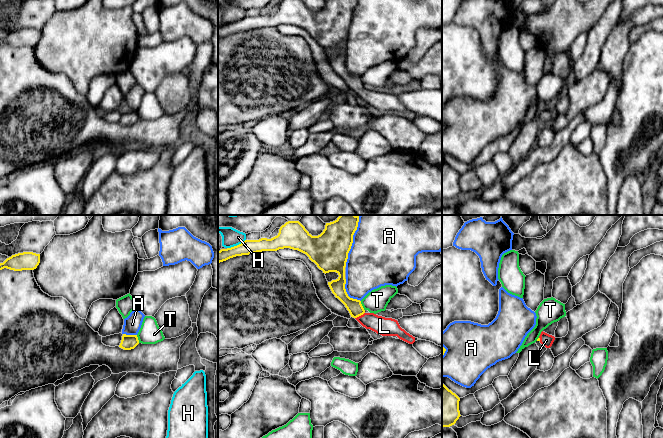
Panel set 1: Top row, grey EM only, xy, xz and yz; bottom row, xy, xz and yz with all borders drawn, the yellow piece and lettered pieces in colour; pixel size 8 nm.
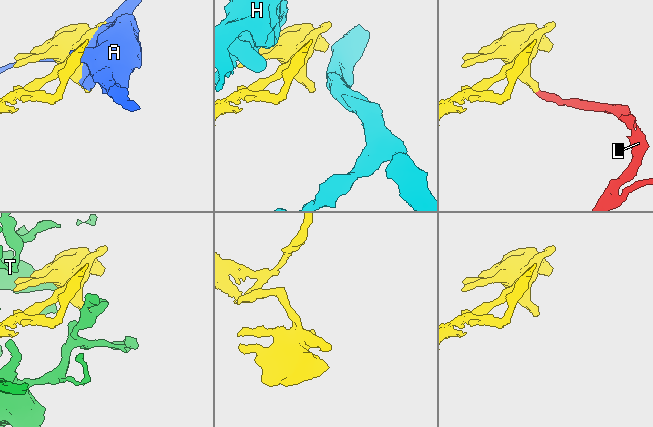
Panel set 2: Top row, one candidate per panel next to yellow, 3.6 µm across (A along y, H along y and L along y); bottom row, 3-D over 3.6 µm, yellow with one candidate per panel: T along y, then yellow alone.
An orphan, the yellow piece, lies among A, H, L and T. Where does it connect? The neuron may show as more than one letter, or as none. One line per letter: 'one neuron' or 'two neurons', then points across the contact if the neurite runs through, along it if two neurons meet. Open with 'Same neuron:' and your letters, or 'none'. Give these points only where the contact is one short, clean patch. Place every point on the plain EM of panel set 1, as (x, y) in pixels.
Same neuron: L
A: two neurons
H: two neurons | along xz (245, 15), (227, 24)
L: one neuron | across xz (354, 82), (359, 91), (364, 95), (384, 102)
T: two neurons | along xz (360, 77), (364, 86)

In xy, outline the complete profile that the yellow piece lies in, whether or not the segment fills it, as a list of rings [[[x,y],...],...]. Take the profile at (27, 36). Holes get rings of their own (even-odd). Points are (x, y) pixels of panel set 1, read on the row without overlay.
[[[23,28],[12,31],[3,39],[0,39],[0,46],[7,44],[14,47],[34,46],[40,39],[40,30]]]

